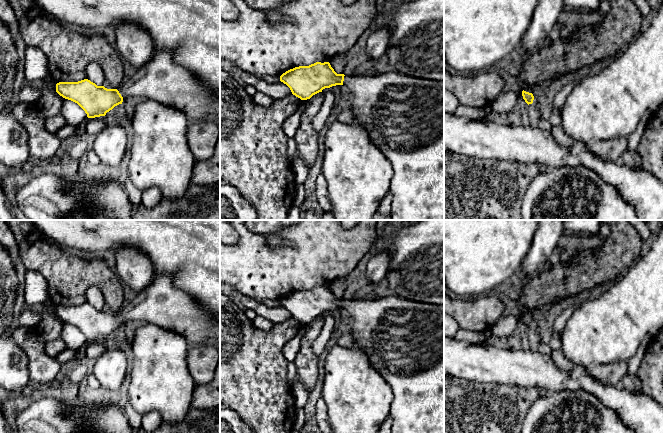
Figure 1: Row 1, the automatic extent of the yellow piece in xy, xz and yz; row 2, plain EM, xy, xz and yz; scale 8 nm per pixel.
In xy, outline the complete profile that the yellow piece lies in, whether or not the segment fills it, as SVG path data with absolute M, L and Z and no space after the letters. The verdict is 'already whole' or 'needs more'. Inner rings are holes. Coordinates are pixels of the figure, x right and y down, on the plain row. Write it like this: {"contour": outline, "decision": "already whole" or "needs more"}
{"contour": "M155 272L153 282L135 295L118 313L107 313L84 303L78 306L59 306L56 308L56 316L77 327L88 342L105 340L115 330L122 328L125 322L136 321L155 324L180 334L186 339L189 348L203 345L220 347L220 318L200 307L195 299L176 288L169 274L160 275Z", "decision": "needs more"}

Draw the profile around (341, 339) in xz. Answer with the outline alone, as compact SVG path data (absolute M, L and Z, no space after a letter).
M337 332L333 336L333 340L335 341L336 345L338 345L338 346L350 347L353 342L353 337L352 337L351 333Z

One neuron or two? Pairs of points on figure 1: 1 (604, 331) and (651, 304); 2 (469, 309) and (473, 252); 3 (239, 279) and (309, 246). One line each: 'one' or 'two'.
1: one
2: two
3: one

